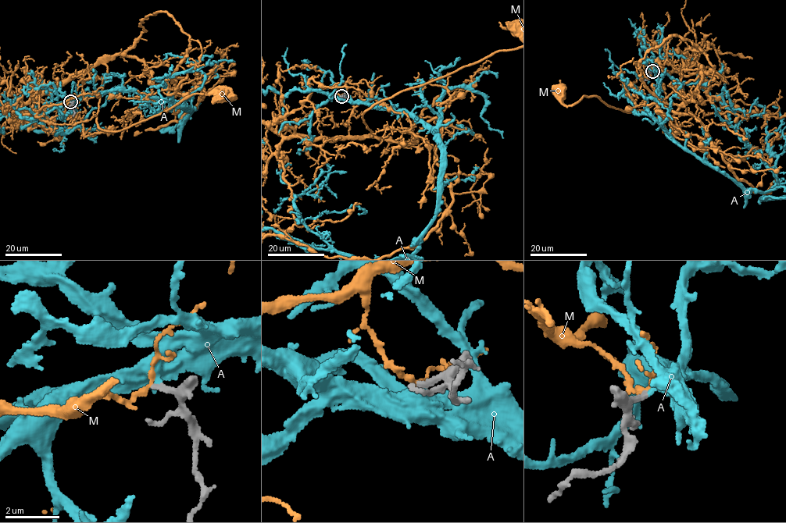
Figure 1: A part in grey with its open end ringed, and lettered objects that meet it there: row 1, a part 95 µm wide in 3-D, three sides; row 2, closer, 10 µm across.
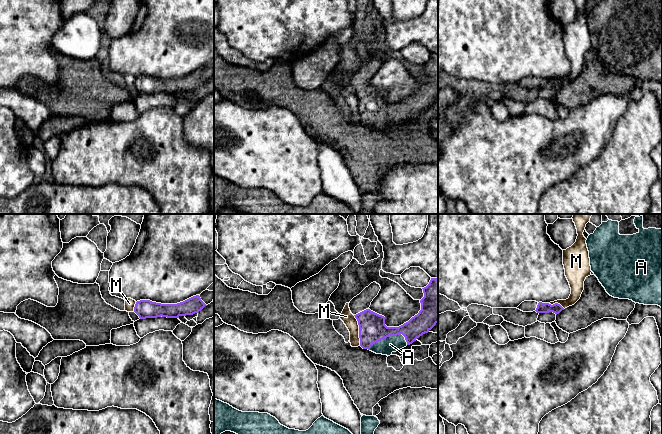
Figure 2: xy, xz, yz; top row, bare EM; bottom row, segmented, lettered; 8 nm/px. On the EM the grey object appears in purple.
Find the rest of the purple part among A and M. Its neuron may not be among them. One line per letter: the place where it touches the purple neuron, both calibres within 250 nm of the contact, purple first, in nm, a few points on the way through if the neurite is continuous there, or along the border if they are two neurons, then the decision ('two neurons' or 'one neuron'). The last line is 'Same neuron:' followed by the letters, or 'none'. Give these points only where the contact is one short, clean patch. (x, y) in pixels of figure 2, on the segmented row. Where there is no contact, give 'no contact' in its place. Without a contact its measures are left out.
A: contact xz (388, 336); calibres 220 and 130 nm; way xz (372, 329), (379, 336), (388, 336), (390, 344); one neuron
M: contact xz (359, 330); calibres 220 and 100 nm; border xz (353, 315), (358, 325), (360, 344); two neurons
Same neuron: A

